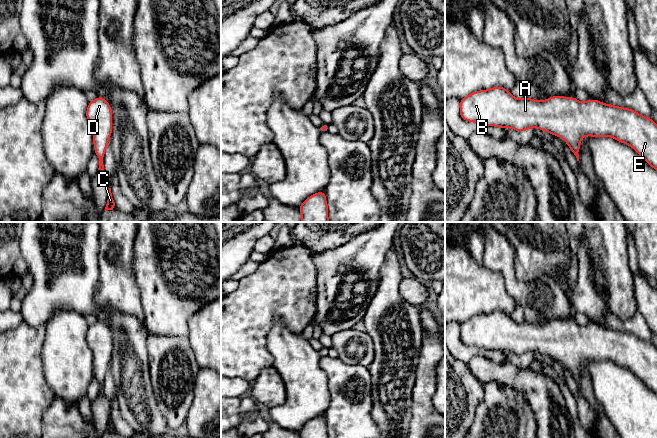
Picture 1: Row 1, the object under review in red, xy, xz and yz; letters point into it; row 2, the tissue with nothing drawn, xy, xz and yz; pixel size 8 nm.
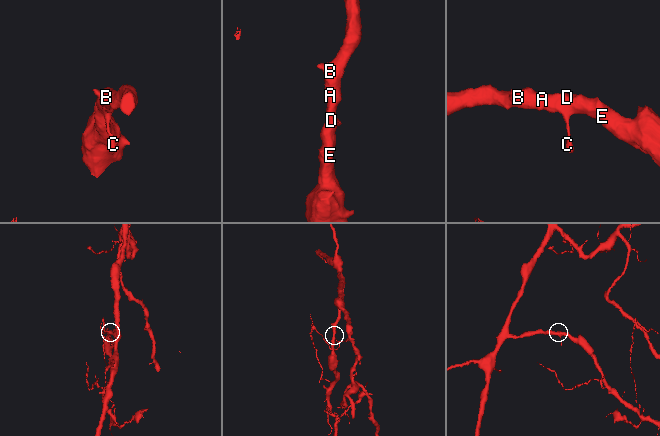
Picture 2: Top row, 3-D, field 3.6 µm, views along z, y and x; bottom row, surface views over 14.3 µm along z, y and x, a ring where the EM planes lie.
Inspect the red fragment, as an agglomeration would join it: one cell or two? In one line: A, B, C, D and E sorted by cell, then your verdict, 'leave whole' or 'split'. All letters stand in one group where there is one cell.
A B C D E; leave whole

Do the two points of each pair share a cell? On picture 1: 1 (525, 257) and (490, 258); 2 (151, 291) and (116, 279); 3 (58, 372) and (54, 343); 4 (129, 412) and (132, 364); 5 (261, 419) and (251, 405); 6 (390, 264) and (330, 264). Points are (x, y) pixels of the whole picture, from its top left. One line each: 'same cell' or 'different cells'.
1: different cells
2: different cells
3: same cell
4: same cell
5: same cell
6: different cells

